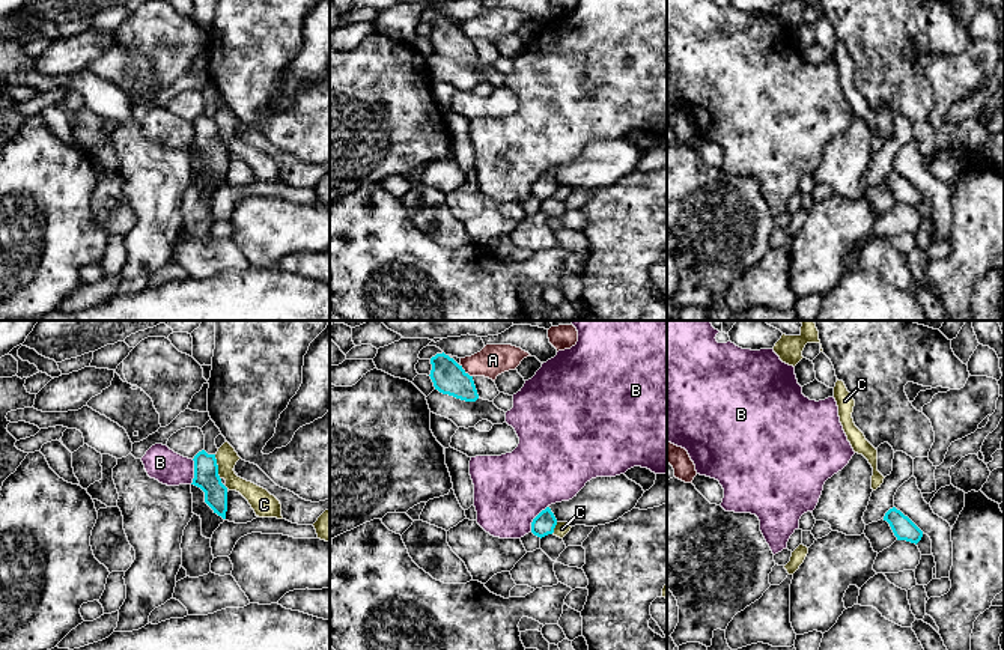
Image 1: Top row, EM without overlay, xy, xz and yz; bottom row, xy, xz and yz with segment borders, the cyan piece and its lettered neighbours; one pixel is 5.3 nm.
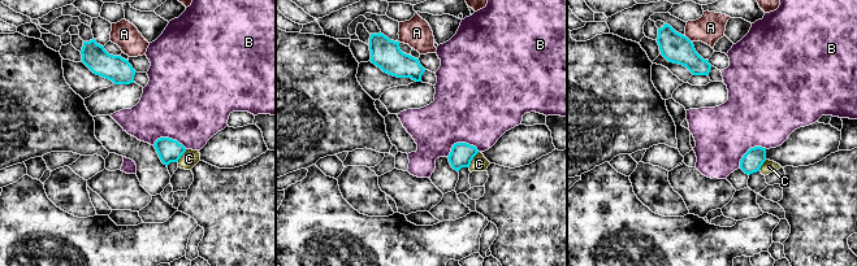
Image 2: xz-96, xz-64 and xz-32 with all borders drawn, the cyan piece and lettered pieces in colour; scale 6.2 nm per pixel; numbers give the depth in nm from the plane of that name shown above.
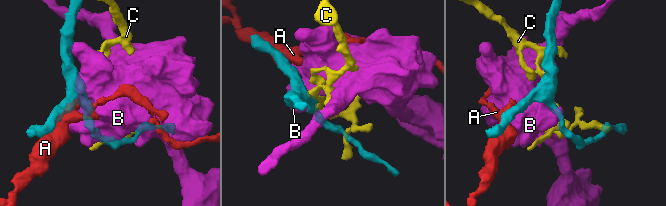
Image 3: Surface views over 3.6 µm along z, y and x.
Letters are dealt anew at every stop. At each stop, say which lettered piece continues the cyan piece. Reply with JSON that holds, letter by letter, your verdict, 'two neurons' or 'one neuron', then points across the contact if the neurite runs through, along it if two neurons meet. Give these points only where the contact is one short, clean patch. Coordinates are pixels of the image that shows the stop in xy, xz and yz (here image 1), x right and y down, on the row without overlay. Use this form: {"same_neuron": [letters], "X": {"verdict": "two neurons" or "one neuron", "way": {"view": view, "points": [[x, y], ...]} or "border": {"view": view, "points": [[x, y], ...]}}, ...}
{"same_neuron": [], "A": {"verdict": "two neurons"}, "B": {"verdict": "two neurons"}, "C": {"verdict": "two neurons", "border": {"view": "xy", "points": [[214, 118], [220, 142]]}}}

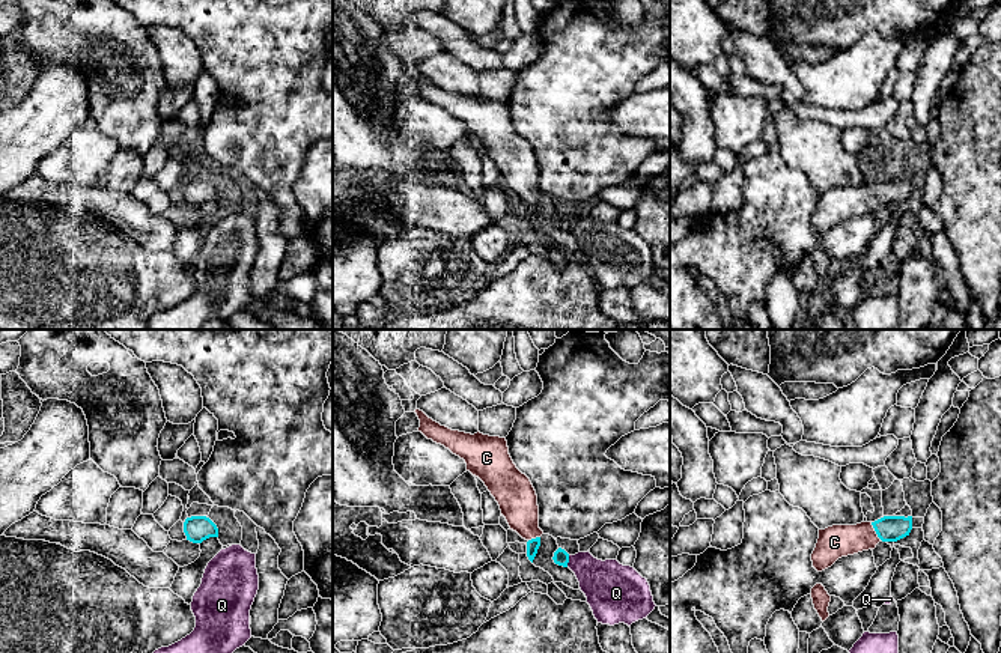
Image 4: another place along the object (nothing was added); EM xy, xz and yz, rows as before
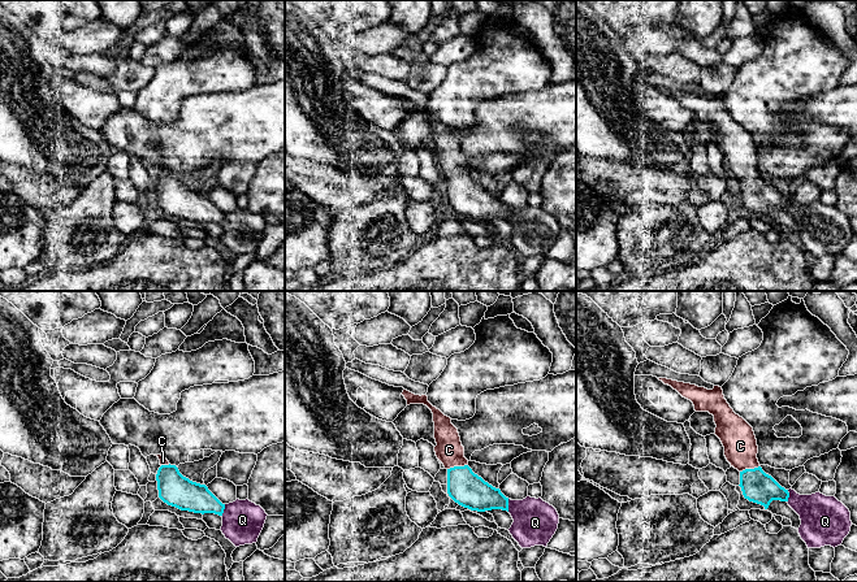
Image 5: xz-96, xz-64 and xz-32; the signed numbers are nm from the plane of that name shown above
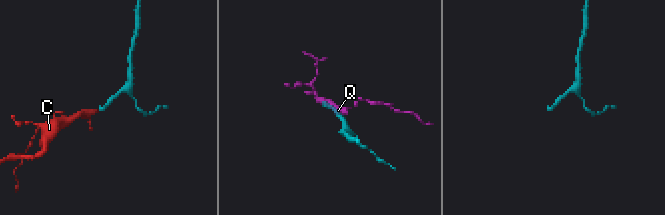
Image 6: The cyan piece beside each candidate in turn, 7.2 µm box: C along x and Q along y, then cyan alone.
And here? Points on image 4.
{"same_neuron": ["C"], "C": {"verdict": "one neuron", "way": {"view": "yz", "points": [[890, 191], [875, 193], [861, 200], [834, 205]]}}, "Q": {"verdict": "two neurons"}}

